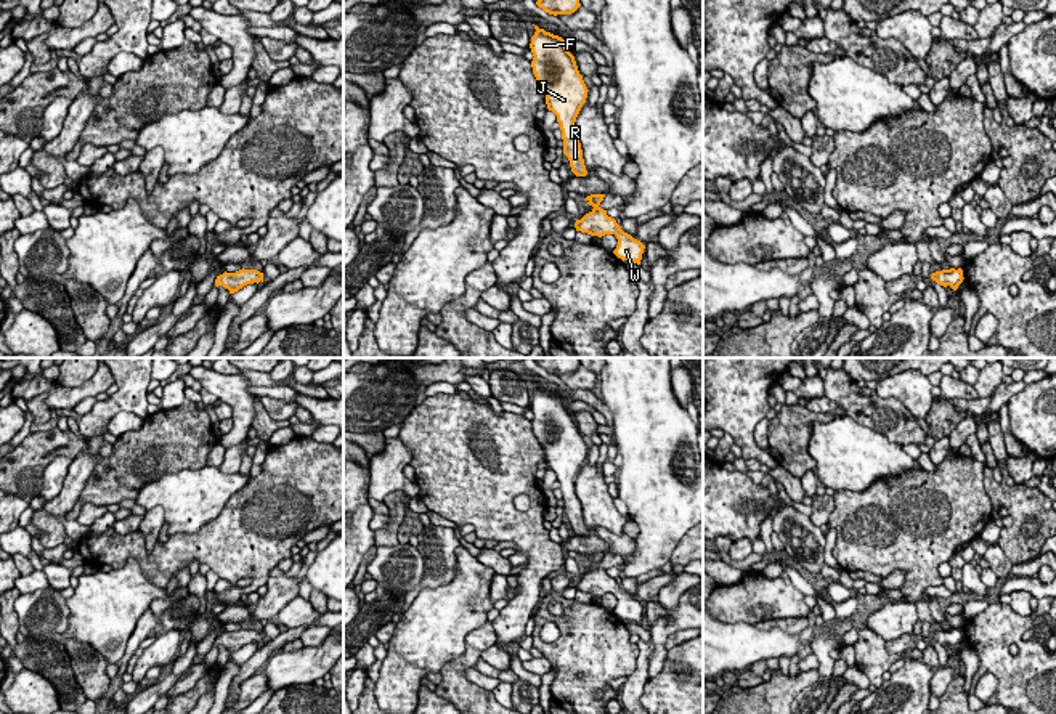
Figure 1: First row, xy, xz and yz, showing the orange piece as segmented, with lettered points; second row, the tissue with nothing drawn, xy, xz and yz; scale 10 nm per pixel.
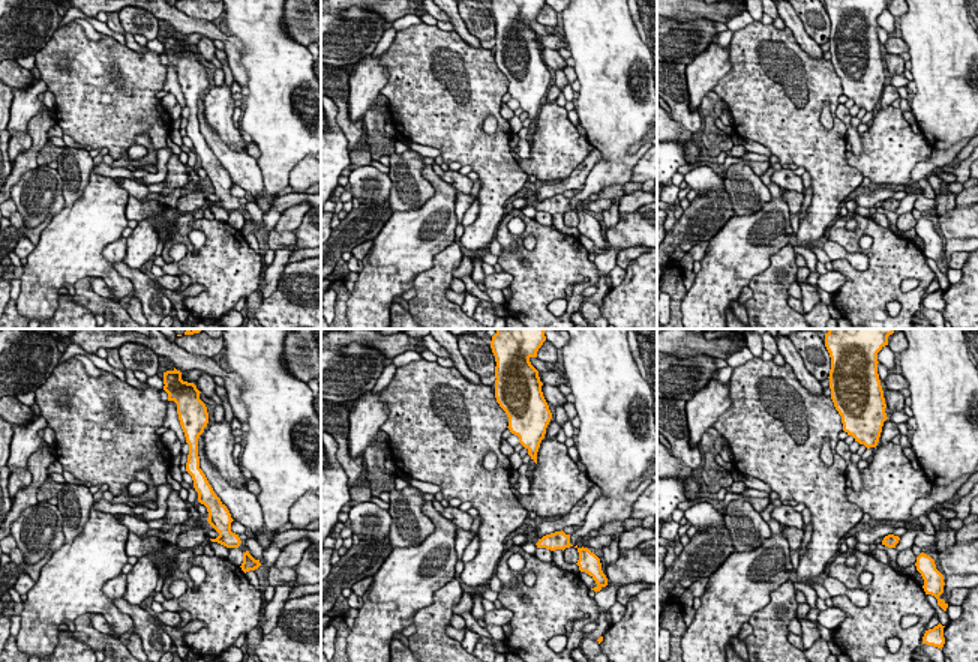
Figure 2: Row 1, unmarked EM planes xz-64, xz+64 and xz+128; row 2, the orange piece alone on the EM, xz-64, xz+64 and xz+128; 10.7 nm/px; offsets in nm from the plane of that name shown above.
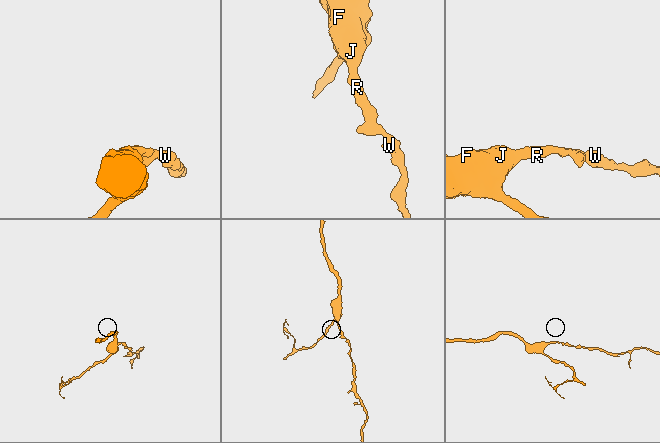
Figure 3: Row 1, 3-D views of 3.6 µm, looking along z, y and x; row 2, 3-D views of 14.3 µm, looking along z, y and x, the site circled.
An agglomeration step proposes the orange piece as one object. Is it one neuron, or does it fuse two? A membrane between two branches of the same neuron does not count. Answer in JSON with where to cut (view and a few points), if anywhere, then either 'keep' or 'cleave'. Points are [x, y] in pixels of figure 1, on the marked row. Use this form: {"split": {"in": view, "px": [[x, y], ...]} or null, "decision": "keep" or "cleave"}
{"split": null, "decision": "keep"}

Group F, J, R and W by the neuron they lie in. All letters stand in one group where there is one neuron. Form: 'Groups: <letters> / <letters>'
Groups: F J R W

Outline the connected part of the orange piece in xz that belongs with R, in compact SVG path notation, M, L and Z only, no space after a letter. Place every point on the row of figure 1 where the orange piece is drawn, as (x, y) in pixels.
M534 26L531 37L533 74L546 95L547 109L560 124L563 154L576 176L586 176L581 143L575 133L576 117L586 103L587 87L578 71L575 56L567 48L567 40Z

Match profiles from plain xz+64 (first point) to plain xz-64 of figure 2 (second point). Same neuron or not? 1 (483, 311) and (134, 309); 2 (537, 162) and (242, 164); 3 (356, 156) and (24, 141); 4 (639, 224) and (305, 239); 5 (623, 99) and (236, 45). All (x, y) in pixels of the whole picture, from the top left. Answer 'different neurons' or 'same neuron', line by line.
1: different neurons
2: different neurons
3: different neurons
4: same neuron
5: different neurons

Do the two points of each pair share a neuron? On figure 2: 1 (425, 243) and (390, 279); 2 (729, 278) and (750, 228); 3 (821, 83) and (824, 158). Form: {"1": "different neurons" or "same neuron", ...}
{"1": "same neuron", "2": "same neuron", "3": "same neuron"}

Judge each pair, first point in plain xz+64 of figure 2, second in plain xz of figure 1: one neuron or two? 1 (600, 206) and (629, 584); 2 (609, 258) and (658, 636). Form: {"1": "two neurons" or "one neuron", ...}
{"1": "two neurons", "2": "two neurons"}

